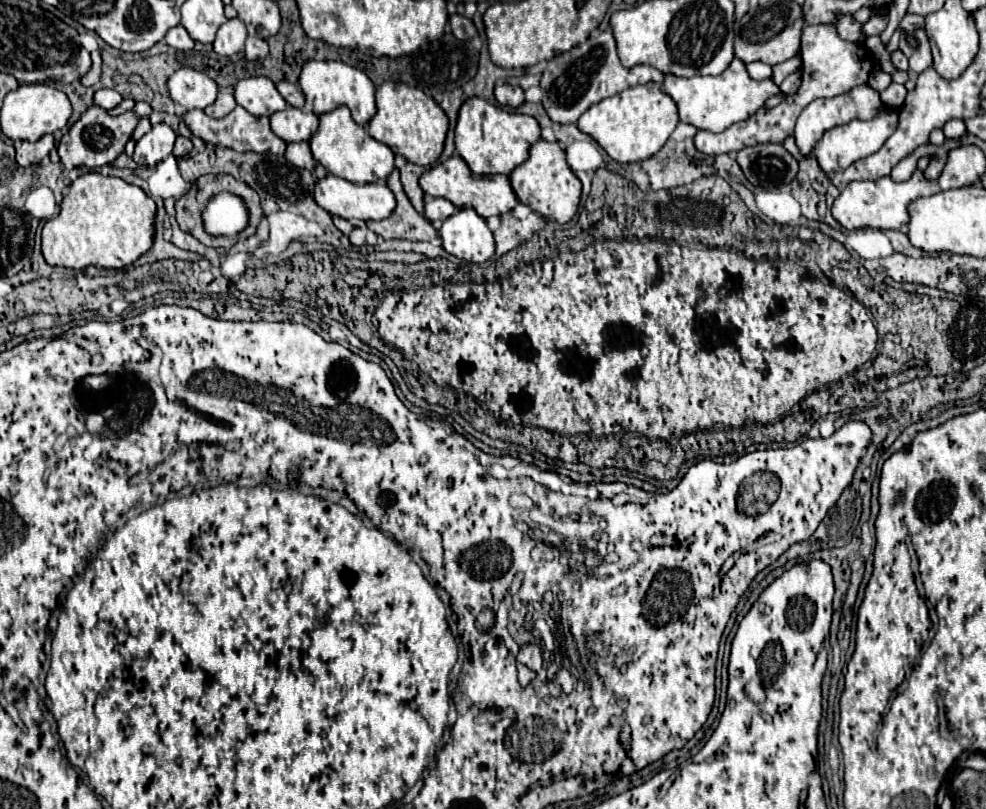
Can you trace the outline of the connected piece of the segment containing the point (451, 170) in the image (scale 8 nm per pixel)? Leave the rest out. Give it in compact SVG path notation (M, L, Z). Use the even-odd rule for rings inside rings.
M452 155L448 161L422 173L420 187L424 193L428 193L432 197L444 197L444 199L452 201L458 209L472 207L484 219L490 215L508 213L518 205L518 199L516 199L506 175L474 175L468 169L468 165L464 163L464 159L458 155Z

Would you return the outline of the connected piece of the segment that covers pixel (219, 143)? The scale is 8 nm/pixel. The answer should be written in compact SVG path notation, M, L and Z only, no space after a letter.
M236 107L230 115L222 117L222 119L214 119L214 117L208 117L204 111L200 109L190 109L190 111L184 111L180 115L180 119L184 121L184 125L192 131L194 137L200 137L202 141L206 143L212 143L216 147L228 147L228 149L234 149L234 151L256 151L256 153L276 153L276 155L282 155L284 149L286 149L286 143L276 137L268 125L268 117L254 117L250 115L244 107Z

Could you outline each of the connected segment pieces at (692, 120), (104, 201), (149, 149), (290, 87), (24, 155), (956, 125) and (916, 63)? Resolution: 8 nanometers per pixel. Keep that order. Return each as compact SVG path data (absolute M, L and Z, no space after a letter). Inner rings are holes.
M734 59L730 67L718 77L694 75L686 79L676 75L666 75L662 81L662 91L670 95L678 105L678 115L682 123L690 123L696 129L706 129L712 133L726 131L730 125L756 113L766 103L766 99L770 99L772 95L780 95L780 89L774 85L772 79L764 79L764 81L752 79L746 71L746 65L740 59Z
M100 173L80 175L72 185L68 195L62 199L60 213L50 219L42 229L42 253L48 265L84 269L88 265L104 269L124 269L132 265L140 255L152 247L154 237L154 201L136 185L130 185L118 177L104 177Z
M158 123L136 143L134 161L138 165L156 167L160 161L164 161L164 157L172 153L174 141L176 133L172 131L172 127L168 127L166 123Z
M280 81L276 85L276 89L280 89L280 95L288 101L288 105L292 105L292 107L302 107L304 105L304 93L298 85L294 85L290 81Z
M44 135L40 141L16 141L16 161L18 165L22 167L28 167L28 165L36 165L40 163L48 153L50 149L54 147L54 137L52 135Z
M952 119L944 125L944 135L950 139L960 139L966 133L966 125L962 119Z
M916 29L912 33L904 33L900 37L900 51L908 57L910 69L914 73L922 73L932 65L932 53L930 43L924 33L924 29Z

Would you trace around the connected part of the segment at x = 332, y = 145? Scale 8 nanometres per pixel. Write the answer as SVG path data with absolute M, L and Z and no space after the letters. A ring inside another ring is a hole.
M344 105L320 115L318 131L310 137L310 149L314 159L324 165L328 173L358 185L384 181L394 169L394 153L390 151L390 147L370 137L362 125L356 125Z

